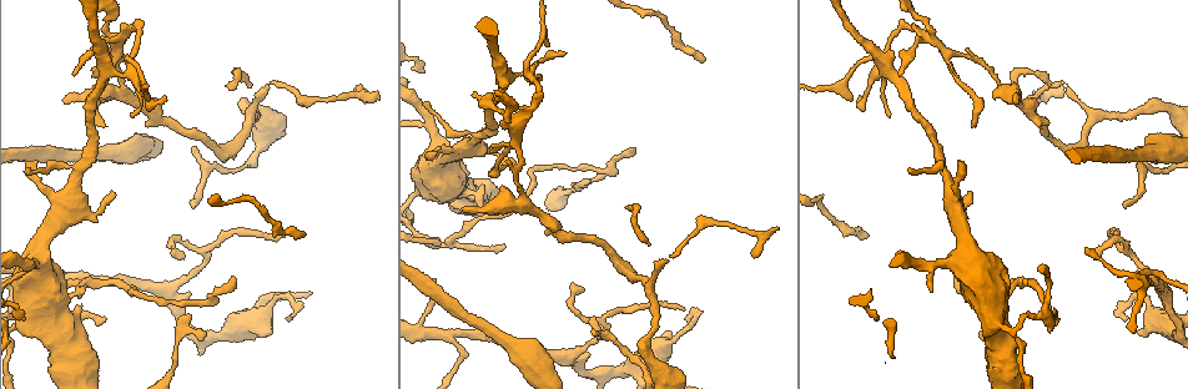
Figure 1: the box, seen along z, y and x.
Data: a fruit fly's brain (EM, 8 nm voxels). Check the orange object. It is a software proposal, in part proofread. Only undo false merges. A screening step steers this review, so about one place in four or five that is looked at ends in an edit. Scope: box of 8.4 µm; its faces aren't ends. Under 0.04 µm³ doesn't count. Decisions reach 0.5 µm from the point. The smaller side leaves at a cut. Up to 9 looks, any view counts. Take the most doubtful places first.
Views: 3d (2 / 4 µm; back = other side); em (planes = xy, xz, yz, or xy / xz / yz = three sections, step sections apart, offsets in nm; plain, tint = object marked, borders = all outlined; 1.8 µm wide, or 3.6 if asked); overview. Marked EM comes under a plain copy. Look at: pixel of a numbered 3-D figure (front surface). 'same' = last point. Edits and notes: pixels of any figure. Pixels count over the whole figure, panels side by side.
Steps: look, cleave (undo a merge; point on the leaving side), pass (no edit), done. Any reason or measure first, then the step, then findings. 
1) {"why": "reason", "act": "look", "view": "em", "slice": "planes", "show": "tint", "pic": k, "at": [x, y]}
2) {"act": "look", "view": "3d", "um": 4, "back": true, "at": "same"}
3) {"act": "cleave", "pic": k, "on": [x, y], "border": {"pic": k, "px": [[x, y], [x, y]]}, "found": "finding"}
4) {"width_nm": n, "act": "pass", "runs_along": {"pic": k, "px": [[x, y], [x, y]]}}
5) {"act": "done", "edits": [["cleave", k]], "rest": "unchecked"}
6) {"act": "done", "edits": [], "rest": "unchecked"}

{"why": "three arms meet", "act": "look", "view": "3d", "um": 4, "pic": 1, "at": [107, 74]}

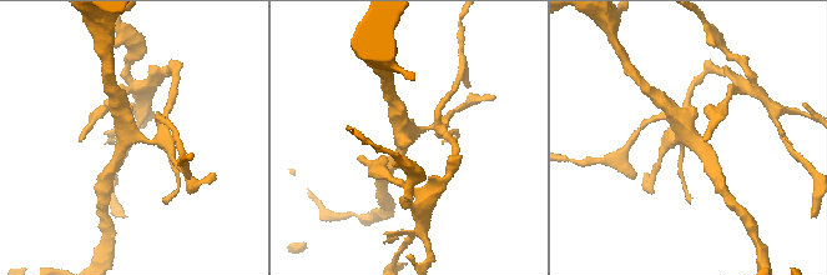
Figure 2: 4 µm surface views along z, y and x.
{"why": "now the EM", "act": "look", "view": "em", "slice": "planes", "show": "tint", "pic": 2, "at": [125, 138]}

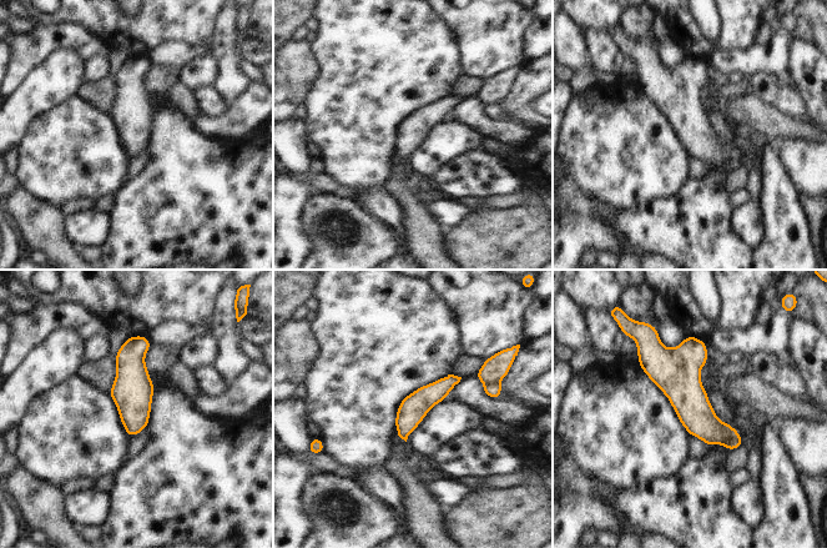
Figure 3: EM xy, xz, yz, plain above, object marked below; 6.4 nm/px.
{"width_nm": 190, "act": "cleave", "pic": 3, "on": [493, 391], "border": {"pic": 3, "px": [[495, 381], [485, 385]]}, "found": "a second neuron is stuck on"}

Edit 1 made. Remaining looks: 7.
{"act": "look", "view": "em", "slice": "xz", "step": 8, "show": "tint", "pic": 1, "at": [52, 313]}

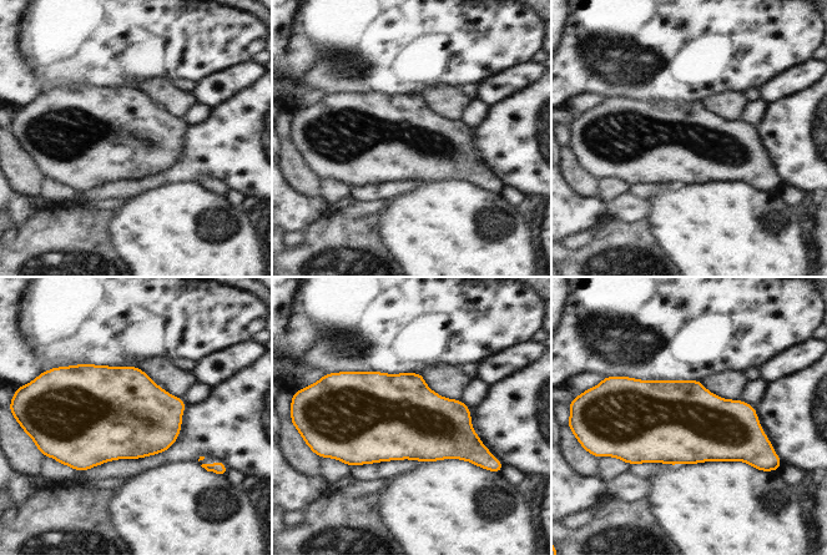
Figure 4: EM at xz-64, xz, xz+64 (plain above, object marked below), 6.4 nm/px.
{"act": "look", "view": "em", "slice": "planes", "show": "tint", "at": "same"}

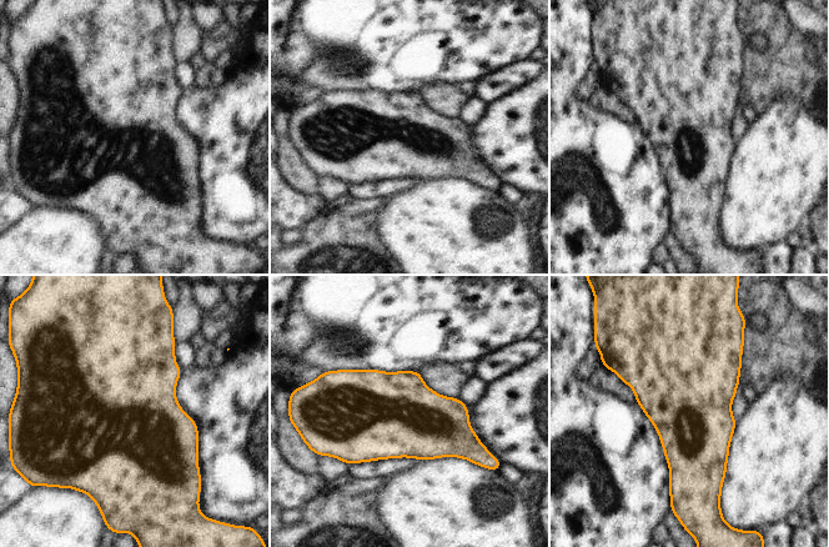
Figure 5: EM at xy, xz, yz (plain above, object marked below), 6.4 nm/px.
{"width_nm": 550, "act": "pass", "found": "continuous, no second neuron"}

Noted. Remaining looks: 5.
{"act": "done", "edits": [["cleave", 3]], "rest": "unchecked"}

